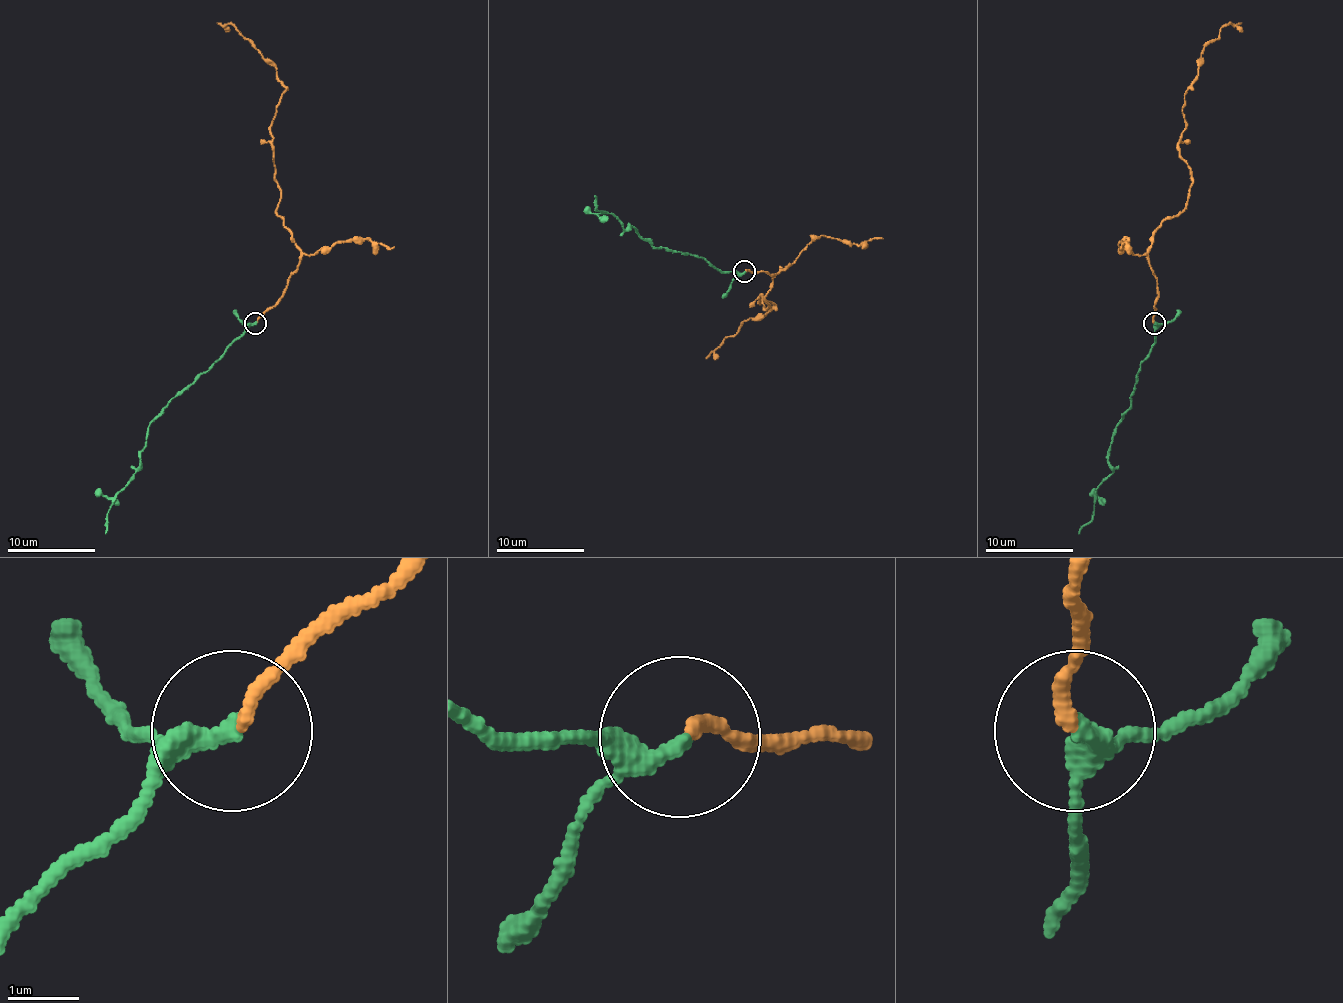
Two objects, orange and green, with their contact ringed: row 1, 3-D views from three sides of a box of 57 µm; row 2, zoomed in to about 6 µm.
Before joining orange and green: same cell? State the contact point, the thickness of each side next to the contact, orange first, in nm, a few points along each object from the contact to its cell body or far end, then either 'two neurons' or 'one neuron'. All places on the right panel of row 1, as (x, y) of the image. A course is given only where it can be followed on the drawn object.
place (1154, 323); calibres 190 and 240 nm; course orange (1155, 324), (1151, 238), (1184, 209), (1190, 185), (1179, 154), (1181, 106), (1201, 51), (1223, 26), (1243, 31); course green (1155, 324), (1155, 344), (1140, 366), (1131, 407), (1115, 425), (1113, 471), (1078, 533); one neuron

